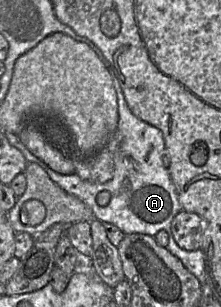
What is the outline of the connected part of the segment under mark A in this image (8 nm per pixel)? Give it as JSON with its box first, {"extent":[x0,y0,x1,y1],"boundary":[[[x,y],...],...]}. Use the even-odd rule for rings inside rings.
{"extent":[18,97,205,284],"boundary":[[[125,97],[118,103],[119,147],[114,155],[113,177],[105,183],[94,183],[81,179],[77,174],[59,174],[34,156],[29,149],[18,149],[28,163],[37,163],[67,193],[79,198],[93,212],[94,218],[118,227],[125,235],[142,233],[155,236],[159,231],[168,233],[166,249],[178,258],[184,267],[195,276],[200,284],[205,283],[205,253],[198,249],[186,251],[181,249],[171,234],[173,218],[182,210],[176,188],[167,167],[166,148],[162,132],[155,126],[138,118],[128,107]],[[102,191],[108,191],[111,199],[108,205],[101,207],[96,198]]]}

